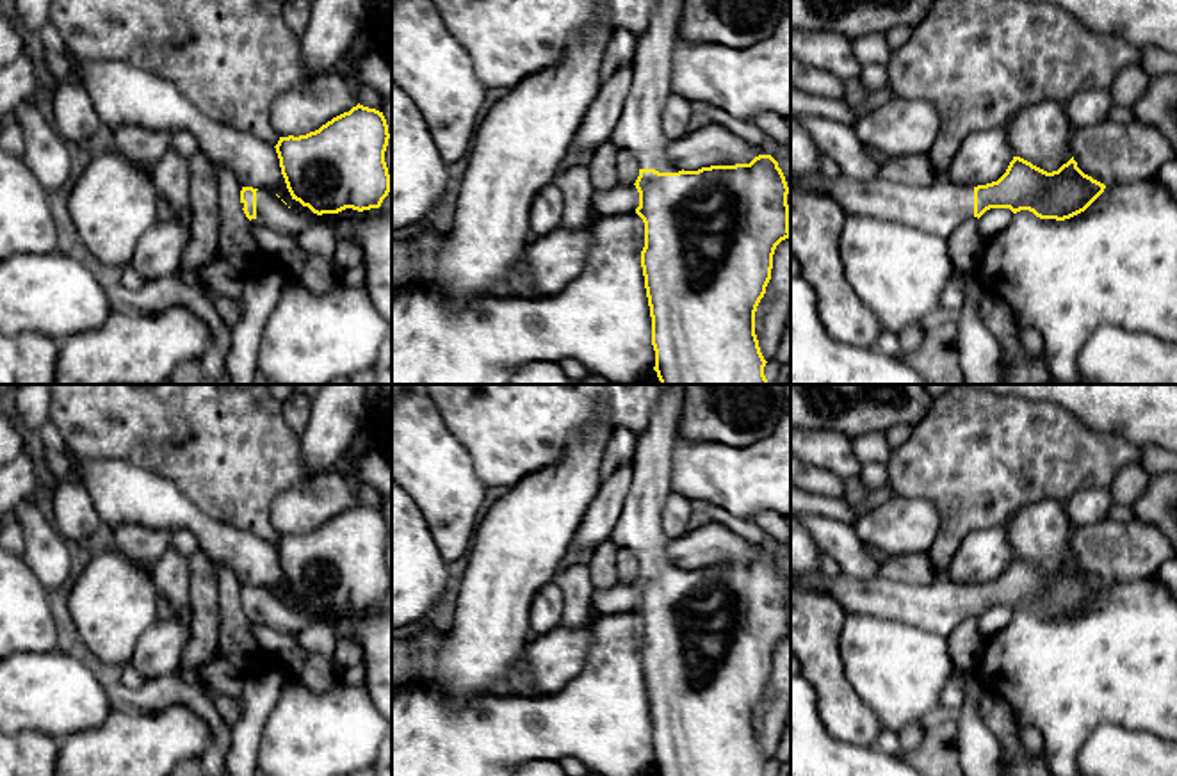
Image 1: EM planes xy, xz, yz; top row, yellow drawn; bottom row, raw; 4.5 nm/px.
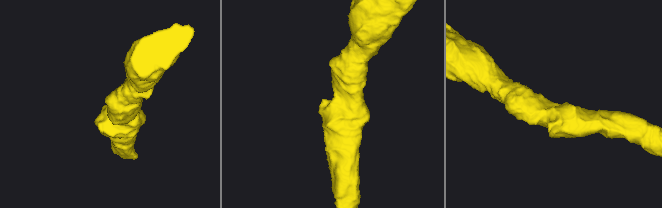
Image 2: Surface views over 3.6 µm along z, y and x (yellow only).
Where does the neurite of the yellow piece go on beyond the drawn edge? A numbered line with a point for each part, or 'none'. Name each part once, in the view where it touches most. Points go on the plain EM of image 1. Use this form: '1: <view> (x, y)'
1: xz (640, 529)

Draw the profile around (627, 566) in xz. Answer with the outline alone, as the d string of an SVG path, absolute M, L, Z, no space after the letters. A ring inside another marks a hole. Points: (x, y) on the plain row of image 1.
M620 548L616 554L616 571L620 577L620 582L632 584L636 582L639 575L639 562L632 550Z

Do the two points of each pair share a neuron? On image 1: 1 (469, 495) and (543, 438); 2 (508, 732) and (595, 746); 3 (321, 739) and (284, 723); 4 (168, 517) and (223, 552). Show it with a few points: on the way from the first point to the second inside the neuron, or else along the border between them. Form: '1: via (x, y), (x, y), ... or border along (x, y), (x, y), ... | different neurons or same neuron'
1: border along (463, 445), (474, 472), (488, 486) | different neurons
2: via (529, 732), (536, 737), (574, 737) | same neuron
3: via (312, 737), (303, 737), (292, 730) | same neuron
4: via (182, 517), (189, 517), (211, 538) | same neuron

